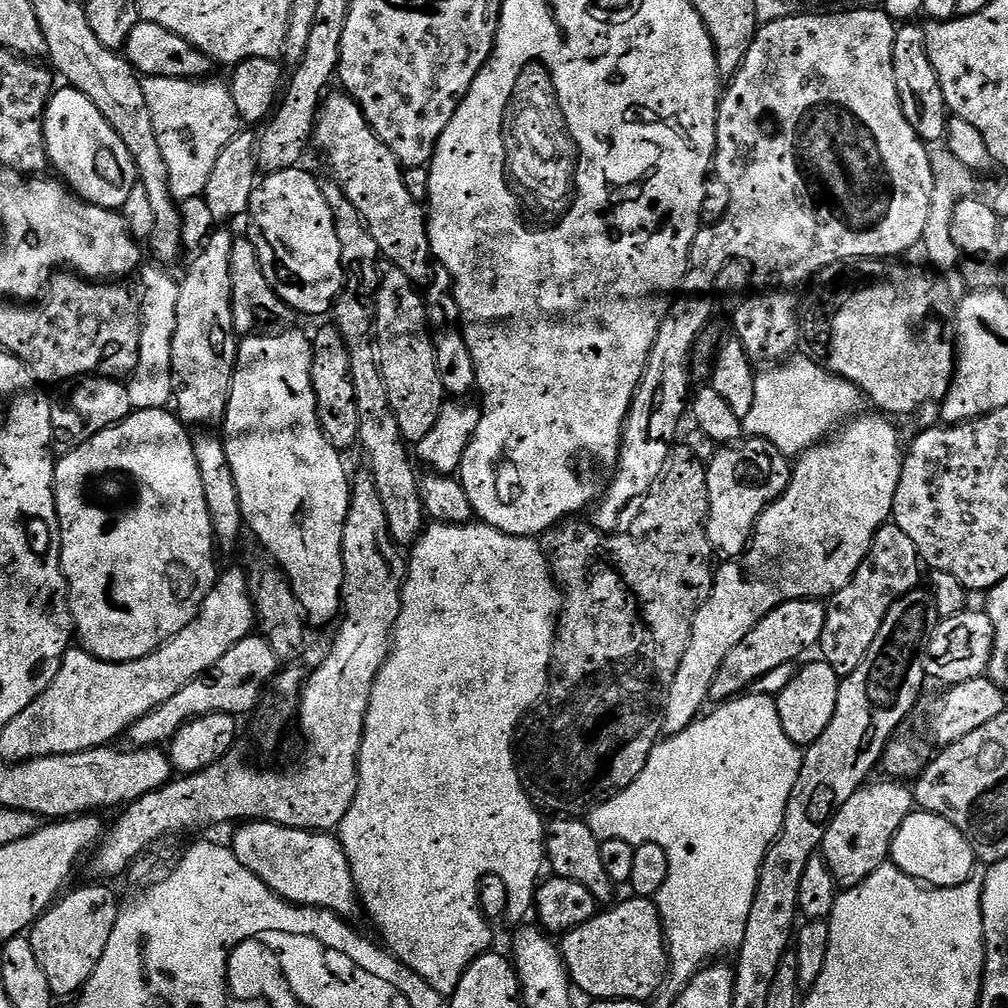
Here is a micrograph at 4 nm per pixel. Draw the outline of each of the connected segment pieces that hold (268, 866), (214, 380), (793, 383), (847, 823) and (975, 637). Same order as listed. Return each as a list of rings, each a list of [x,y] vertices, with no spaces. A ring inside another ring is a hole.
[[[265,820],[244,822],[237,828],[240,829],[230,841],[232,852],[238,862],[242,862],[246,870],[258,874],[274,894],[290,904],[299,904],[302,908],[327,908],[345,918],[351,917],[351,912],[358,908],[350,862],[335,835],[294,830]]]
[[[217,229],[197,251],[186,276],[181,279],[178,314],[175,315],[173,361],[171,382],[177,416],[188,426],[216,426],[225,416],[232,389],[232,372],[236,368],[239,348],[238,337],[233,330],[232,295],[230,294],[230,255],[235,237],[226,230]]]
[[[803,354],[793,355],[777,363],[769,372],[761,371],[754,386],[754,402],[750,414],[742,417],[745,433],[757,440],[768,440],[789,458],[820,443],[853,419],[865,407],[866,401],[849,380],[827,372]]]
[[[892,778],[883,779],[877,784],[869,782],[859,788],[850,802],[839,808],[828,823],[822,855],[841,889],[858,886],[870,878],[874,870],[889,863],[894,834],[898,834],[902,822],[906,822],[906,818],[914,811],[913,789],[907,783]]]
[[[965,610],[957,616],[945,616],[928,637],[928,645],[924,648],[924,671],[931,679],[933,676],[941,680],[944,686],[970,682],[987,673],[993,650],[994,626],[987,611],[972,613]]]

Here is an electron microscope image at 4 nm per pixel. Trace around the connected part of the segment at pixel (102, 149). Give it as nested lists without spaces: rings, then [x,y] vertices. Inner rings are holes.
[[[67,86],[53,91],[44,111],[44,145],[49,165],[61,172],[63,183],[80,199],[103,208],[123,209],[138,182],[134,158],[130,158],[126,142],[114,134],[110,122],[102,118],[98,106],[86,94]]]

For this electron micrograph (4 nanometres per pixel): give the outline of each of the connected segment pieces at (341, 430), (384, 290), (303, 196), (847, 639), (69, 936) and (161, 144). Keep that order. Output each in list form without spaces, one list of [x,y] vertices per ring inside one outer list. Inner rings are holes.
[[[335,326],[320,328],[312,342],[312,381],[316,395],[316,409],[320,419],[320,429],[335,448],[347,450],[356,448],[358,434],[358,406],[354,402],[354,382],[350,382],[350,354],[342,334]]]
[[[388,264],[385,269],[380,272],[380,284],[376,288],[376,357],[386,382],[386,394],[390,394],[394,418],[398,418],[400,435],[409,445],[415,446],[434,430],[446,393],[442,378],[438,378],[424,297],[419,291],[416,293],[417,285],[406,278],[398,266]]]
[[[297,166],[287,168],[281,172],[269,172],[257,183],[254,194],[250,198],[250,206],[246,213],[246,221],[252,227],[250,239],[258,250],[258,262],[262,266],[262,274],[266,274],[266,282],[270,282],[270,286],[278,294],[278,298],[282,298],[282,302],[286,302],[297,314],[304,316],[324,316],[333,311],[336,307],[336,299],[340,297],[340,292],[344,288],[344,267],[342,266],[342,246],[338,242],[338,230],[334,226],[334,214],[330,210],[330,206],[326,202],[326,198],[320,189],[321,181],[315,180],[308,172],[303,172],[303,167]]]
[[[895,522],[878,529],[854,578],[834,593],[827,605],[826,626],[822,626],[818,652],[824,655],[821,656],[823,663],[829,664],[837,676],[843,678],[858,670],[870,646],[874,646],[874,638],[878,638],[878,630],[882,630],[882,622],[890,606],[919,585],[916,583],[920,580],[920,568],[922,561],[916,553],[914,542],[910,542],[910,537]]]
[[[100,882],[92,883],[96,884],[61,895],[30,929],[34,958],[38,958],[38,966],[46,970],[50,990],[56,998],[75,997],[92,977],[106,946],[112,942],[121,901],[116,901],[115,894],[108,886]]]
[[[149,76],[144,80],[146,106],[150,106],[150,115],[154,118],[154,134],[158,134],[158,147],[162,150],[166,171],[170,174],[170,190],[178,202],[204,195],[206,182],[210,182],[210,174],[214,174],[214,162],[218,162],[218,154],[222,154],[222,146],[226,146],[226,142],[230,142],[230,138],[234,138],[242,128],[242,121],[238,109],[234,107],[234,98],[230,94],[228,84],[212,79],[179,80],[165,76]]]

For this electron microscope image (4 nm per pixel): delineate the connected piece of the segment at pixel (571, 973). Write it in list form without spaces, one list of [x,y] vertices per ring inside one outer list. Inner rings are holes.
[[[627,898],[619,904],[613,903],[607,910],[597,911],[595,916],[591,916],[585,924],[579,924],[577,928],[572,928],[569,932],[563,933],[558,947],[560,955],[564,958],[564,965],[568,968],[568,978],[577,989],[580,988],[586,995],[592,996],[593,1001],[597,1000],[639,1000],[641,1002],[651,1001],[665,987],[668,974],[668,943],[664,941],[664,923],[660,921],[660,912],[656,909],[655,903],[648,898]]]

